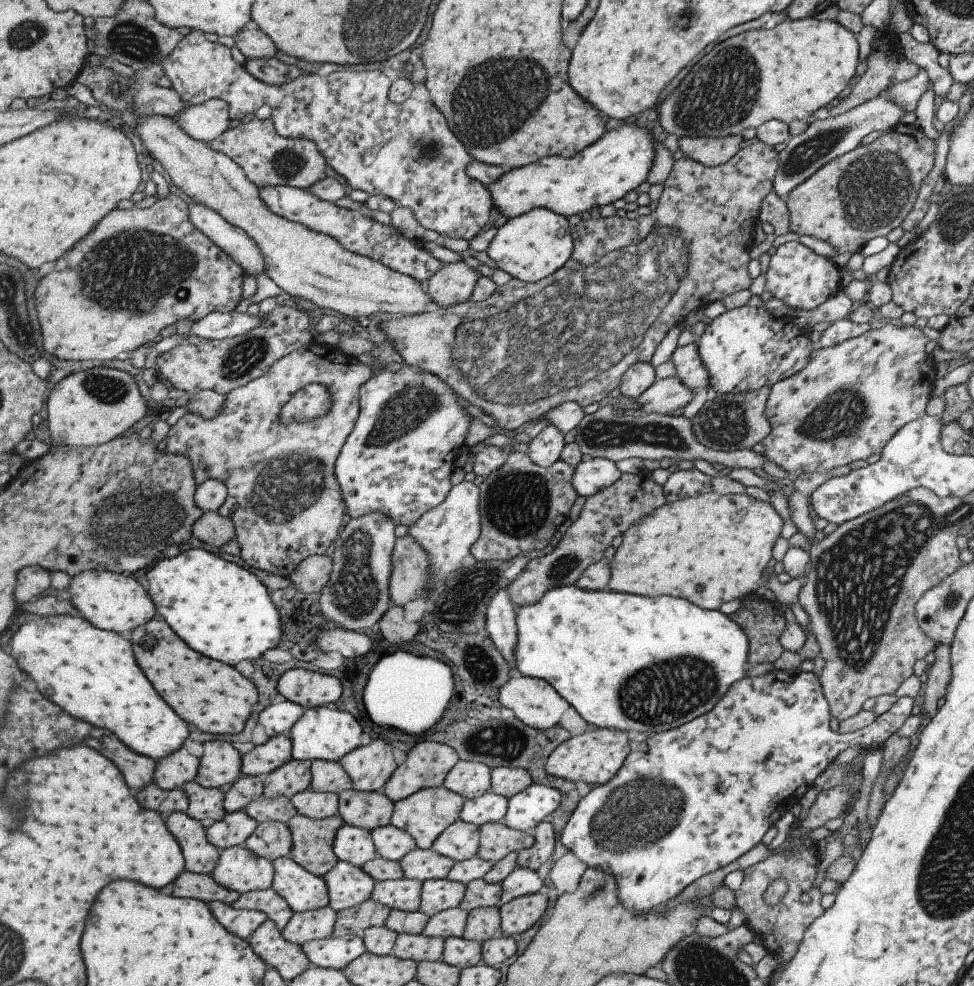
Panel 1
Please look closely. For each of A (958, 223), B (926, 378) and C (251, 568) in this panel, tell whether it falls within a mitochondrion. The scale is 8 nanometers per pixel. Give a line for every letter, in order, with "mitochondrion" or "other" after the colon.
A: mitochondrion
B: other
C: other

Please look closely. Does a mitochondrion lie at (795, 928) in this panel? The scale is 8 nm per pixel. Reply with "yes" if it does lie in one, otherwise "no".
no

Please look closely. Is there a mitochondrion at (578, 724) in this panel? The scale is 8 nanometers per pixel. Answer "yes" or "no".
no

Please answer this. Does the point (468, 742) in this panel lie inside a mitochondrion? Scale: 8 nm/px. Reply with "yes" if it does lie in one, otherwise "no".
yes

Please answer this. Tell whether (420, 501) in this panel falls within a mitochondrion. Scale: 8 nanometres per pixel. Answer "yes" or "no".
no

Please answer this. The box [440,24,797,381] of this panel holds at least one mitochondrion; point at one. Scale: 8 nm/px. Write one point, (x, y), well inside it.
(495, 99)

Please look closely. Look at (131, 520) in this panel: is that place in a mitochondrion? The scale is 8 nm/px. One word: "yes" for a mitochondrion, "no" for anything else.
yes

